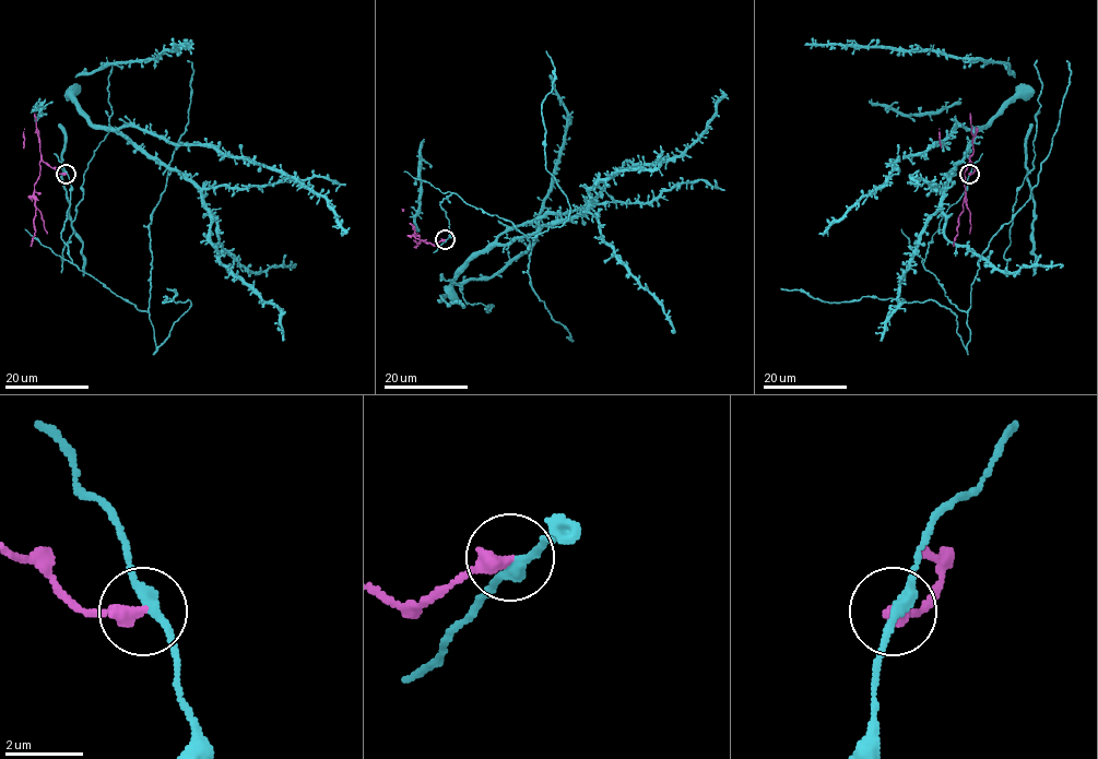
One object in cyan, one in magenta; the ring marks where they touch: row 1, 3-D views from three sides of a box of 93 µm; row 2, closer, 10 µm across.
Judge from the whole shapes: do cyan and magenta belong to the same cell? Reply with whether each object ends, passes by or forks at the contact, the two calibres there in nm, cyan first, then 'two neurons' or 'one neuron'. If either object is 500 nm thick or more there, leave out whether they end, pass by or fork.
cyan passes by; magenta ends there; 280 nm thick on the cyan side, 400 nm on the other; two neurons

